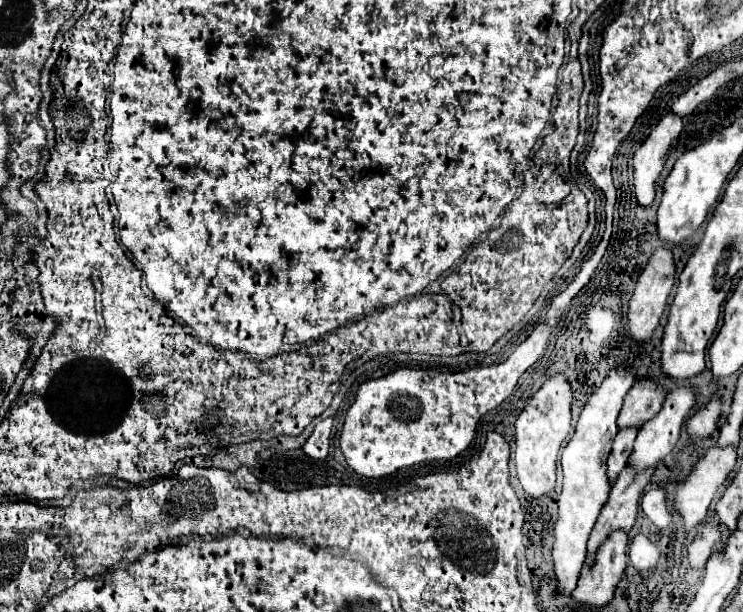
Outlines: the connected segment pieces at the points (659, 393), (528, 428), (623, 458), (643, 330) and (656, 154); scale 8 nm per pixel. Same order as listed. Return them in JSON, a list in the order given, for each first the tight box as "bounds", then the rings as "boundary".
[{"bounds":[618,377,666,427],"boundary":[[[652,377],[638,379],[624,399],[624,407],[618,417],[618,427],[626,425],[644,425],[660,411],[666,397],[666,387]]]},{"bounds":[516,373,572,497],"boundary":[[[556,373],[544,381],[544,385],[534,393],[530,403],[516,419],[516,471],[524,491],[530,497],[542,497],[550,493],[556,483],[556,459],[560,447],[570,431],[570,403],[572,403],[572,387],[564,373]]]},{"bounds":[608,429,638,483],"boundary":[[[636,429],[618,431],[614,445],[612,445],[612,451],[610,451],[610,457],[608,457],[608,479],[610,479],[610,483],[614,483],[618,473],[624,469],[630,453],[632,453],[636,433],[638,433]]]},{"bounds":[628,247,676,341],"boundary":[[[658,247],[652,257],[648,259],[646,267],[642,269],[640,277],[638,277],[638,283],[636,283],[636,289],[634,289],[634,295],[630,299],[630,311],[628,311],[628,329],[630,329],[630,335],[636,339],[636,341],[642,341],[642,339],[650,339],[652,331],[656,329],[664,309],[666,309],[666,301],[668,301],[668,295],[672,291],[672,285],[674,285],[674,273],[676,273],[676,265],[674,265],[674,257],[672,257],[672,251],[666,249],[666,247]]]},{"bounds":[634,113,682,205],"boundary":[[[668,113],[660,119],[642,147],[634,153],[634,195],[640,205],[650,205],[654,201],[654,185],[664,169],[668,149],[682,131],[682,119]]]}]

